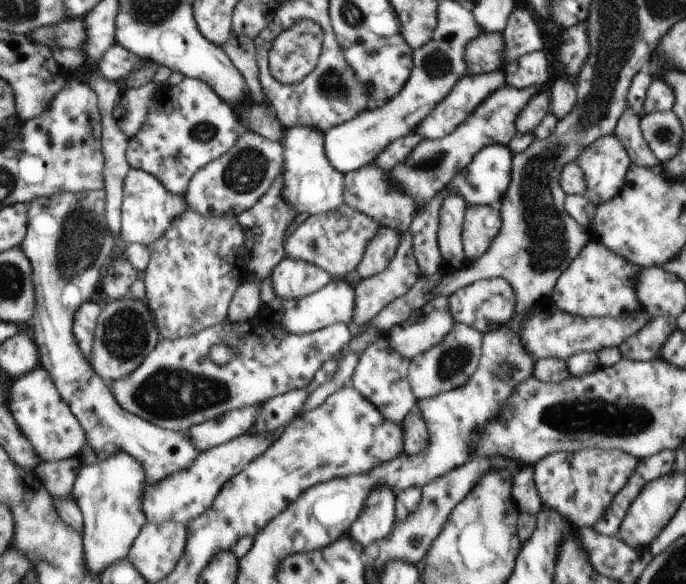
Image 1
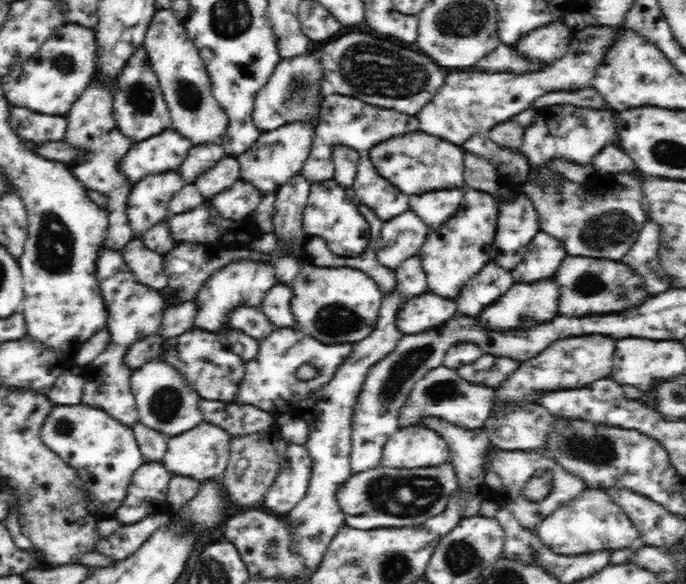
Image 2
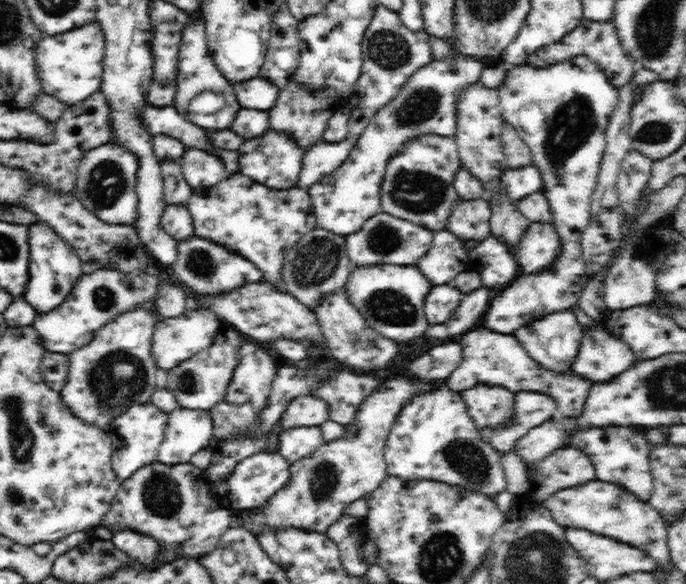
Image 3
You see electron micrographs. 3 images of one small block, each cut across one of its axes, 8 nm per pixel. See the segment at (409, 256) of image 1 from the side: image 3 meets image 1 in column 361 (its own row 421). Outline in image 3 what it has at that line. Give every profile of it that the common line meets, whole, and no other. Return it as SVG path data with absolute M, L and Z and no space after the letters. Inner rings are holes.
M302 395L293 398L290 405L284 410L279 421L280 430L292 430L296 427L320 427L327 422L328 409L326 404L313 396Z

